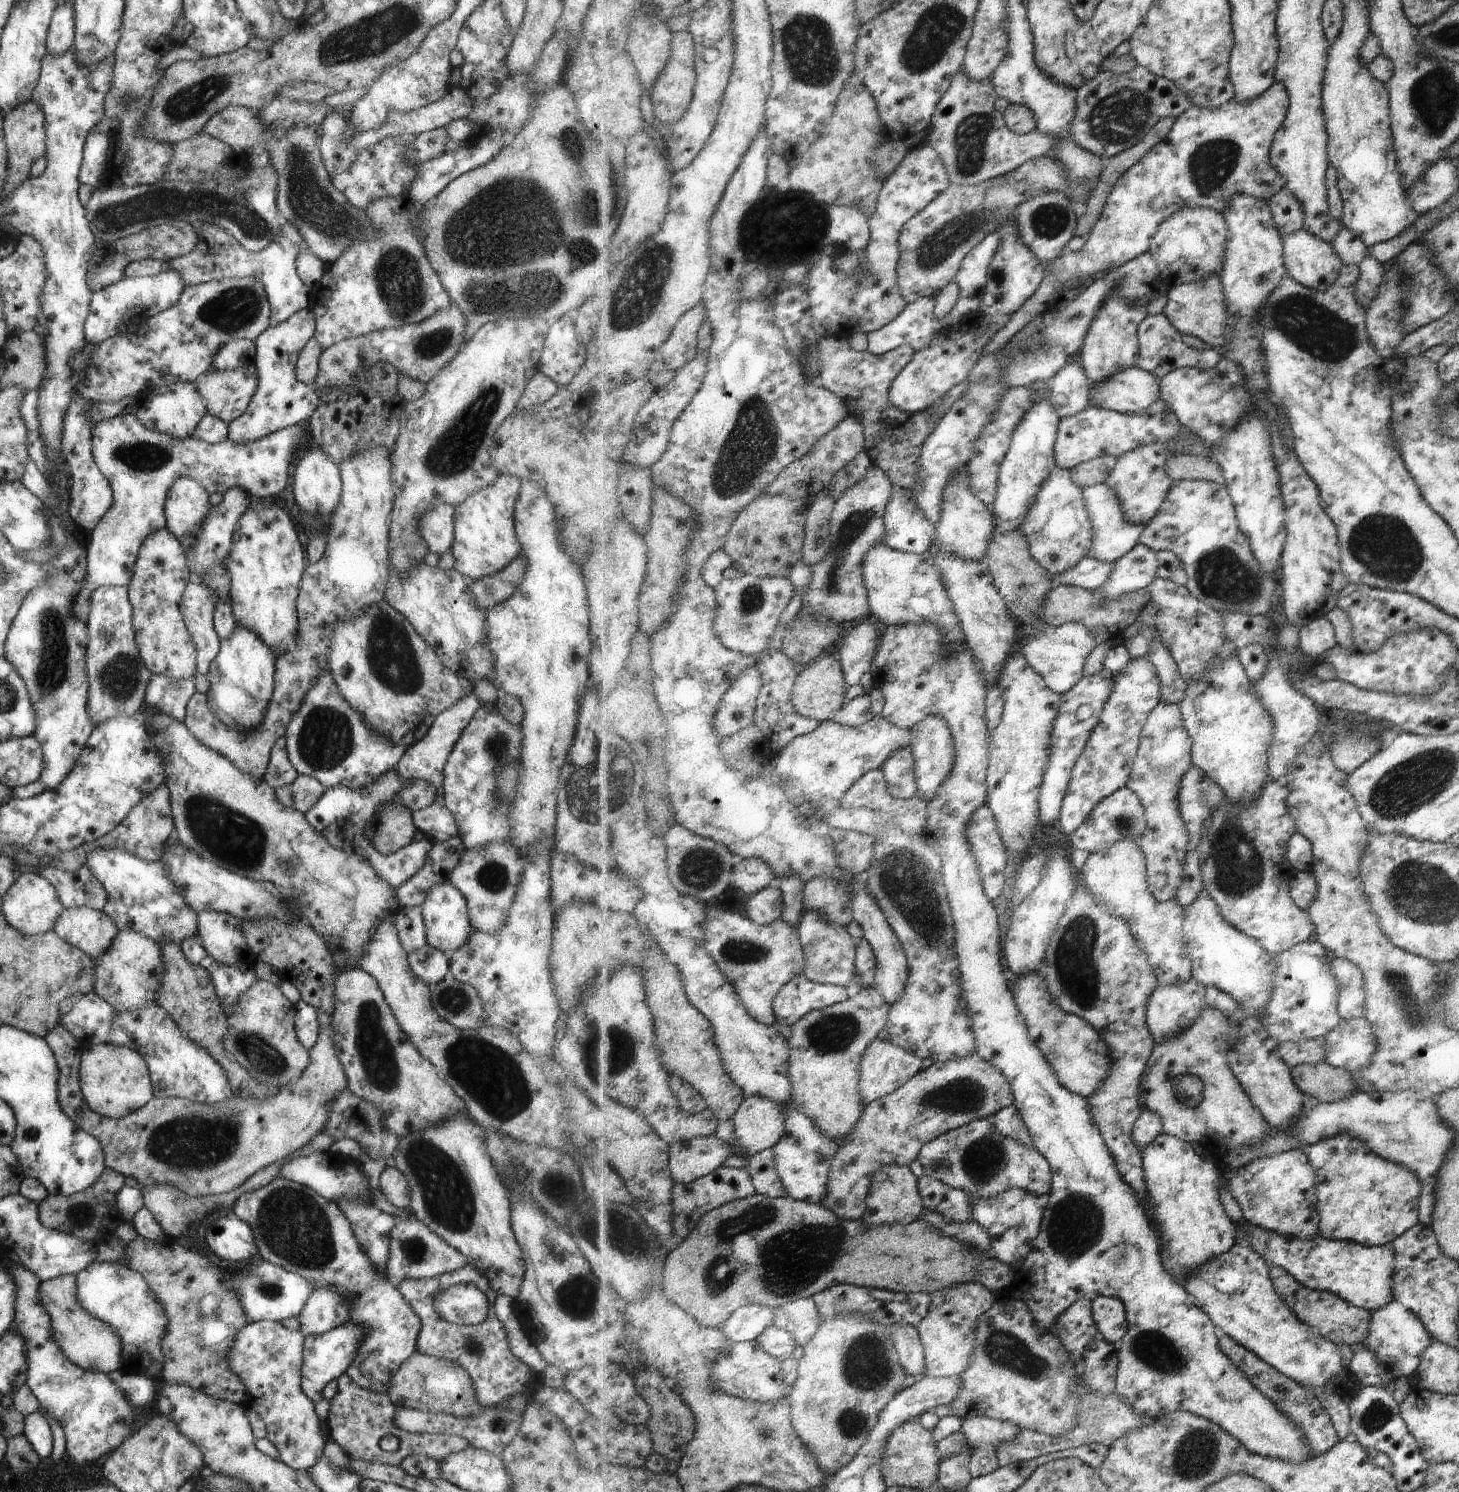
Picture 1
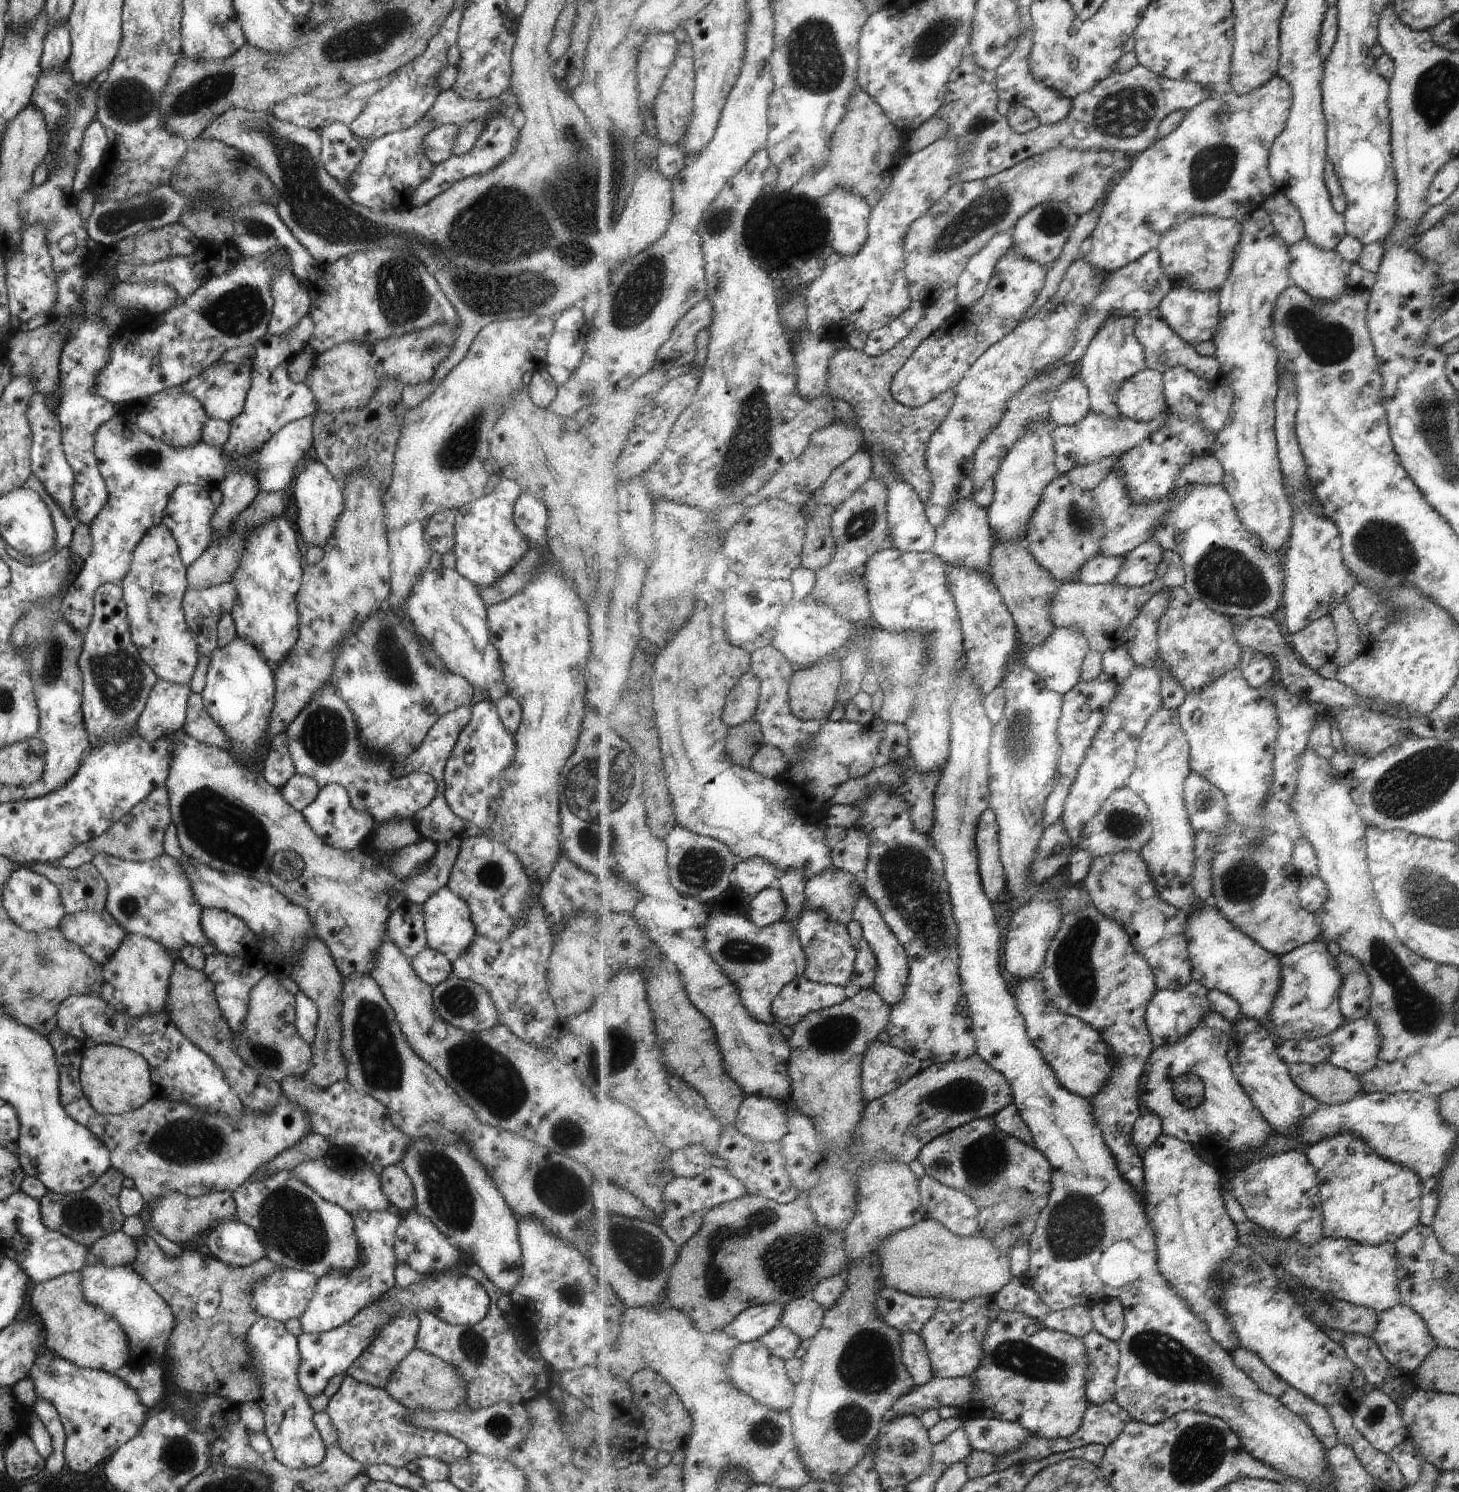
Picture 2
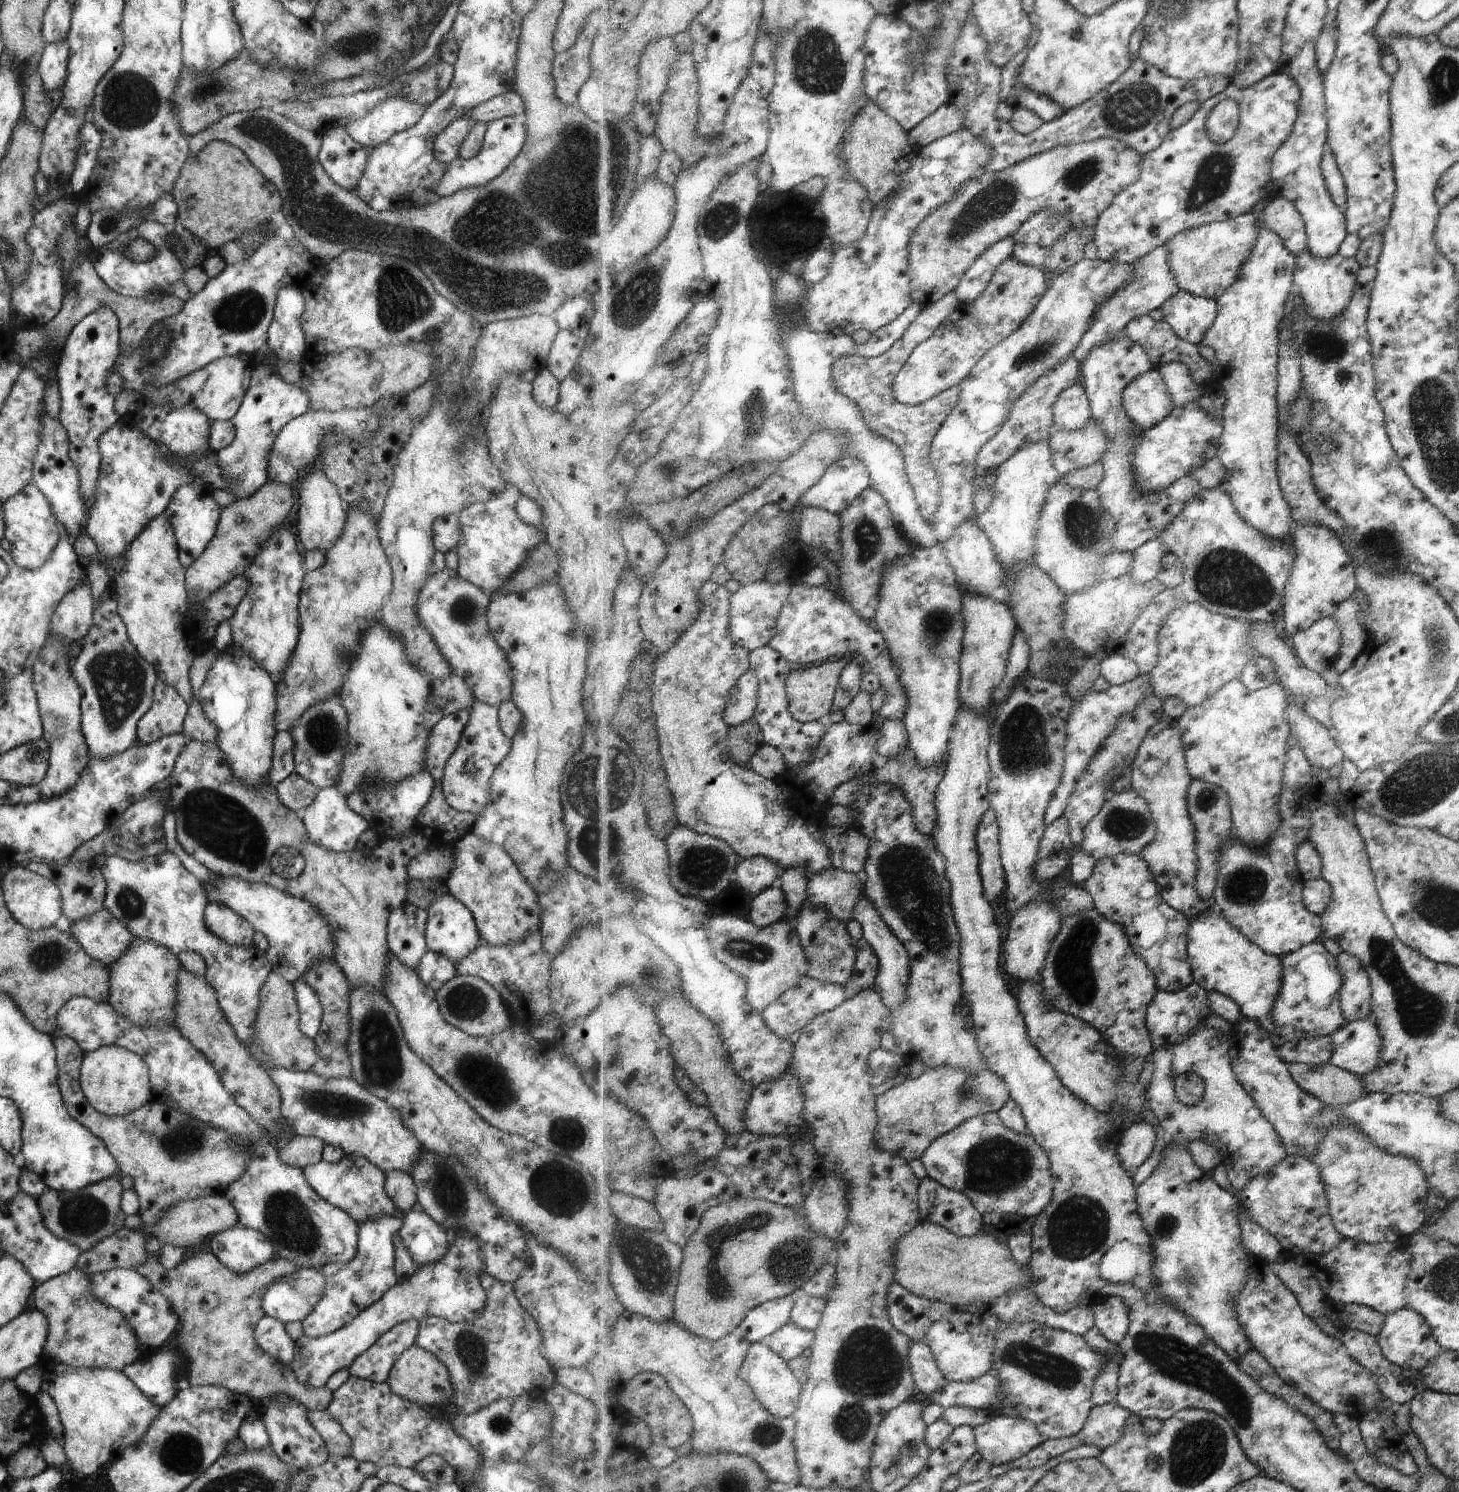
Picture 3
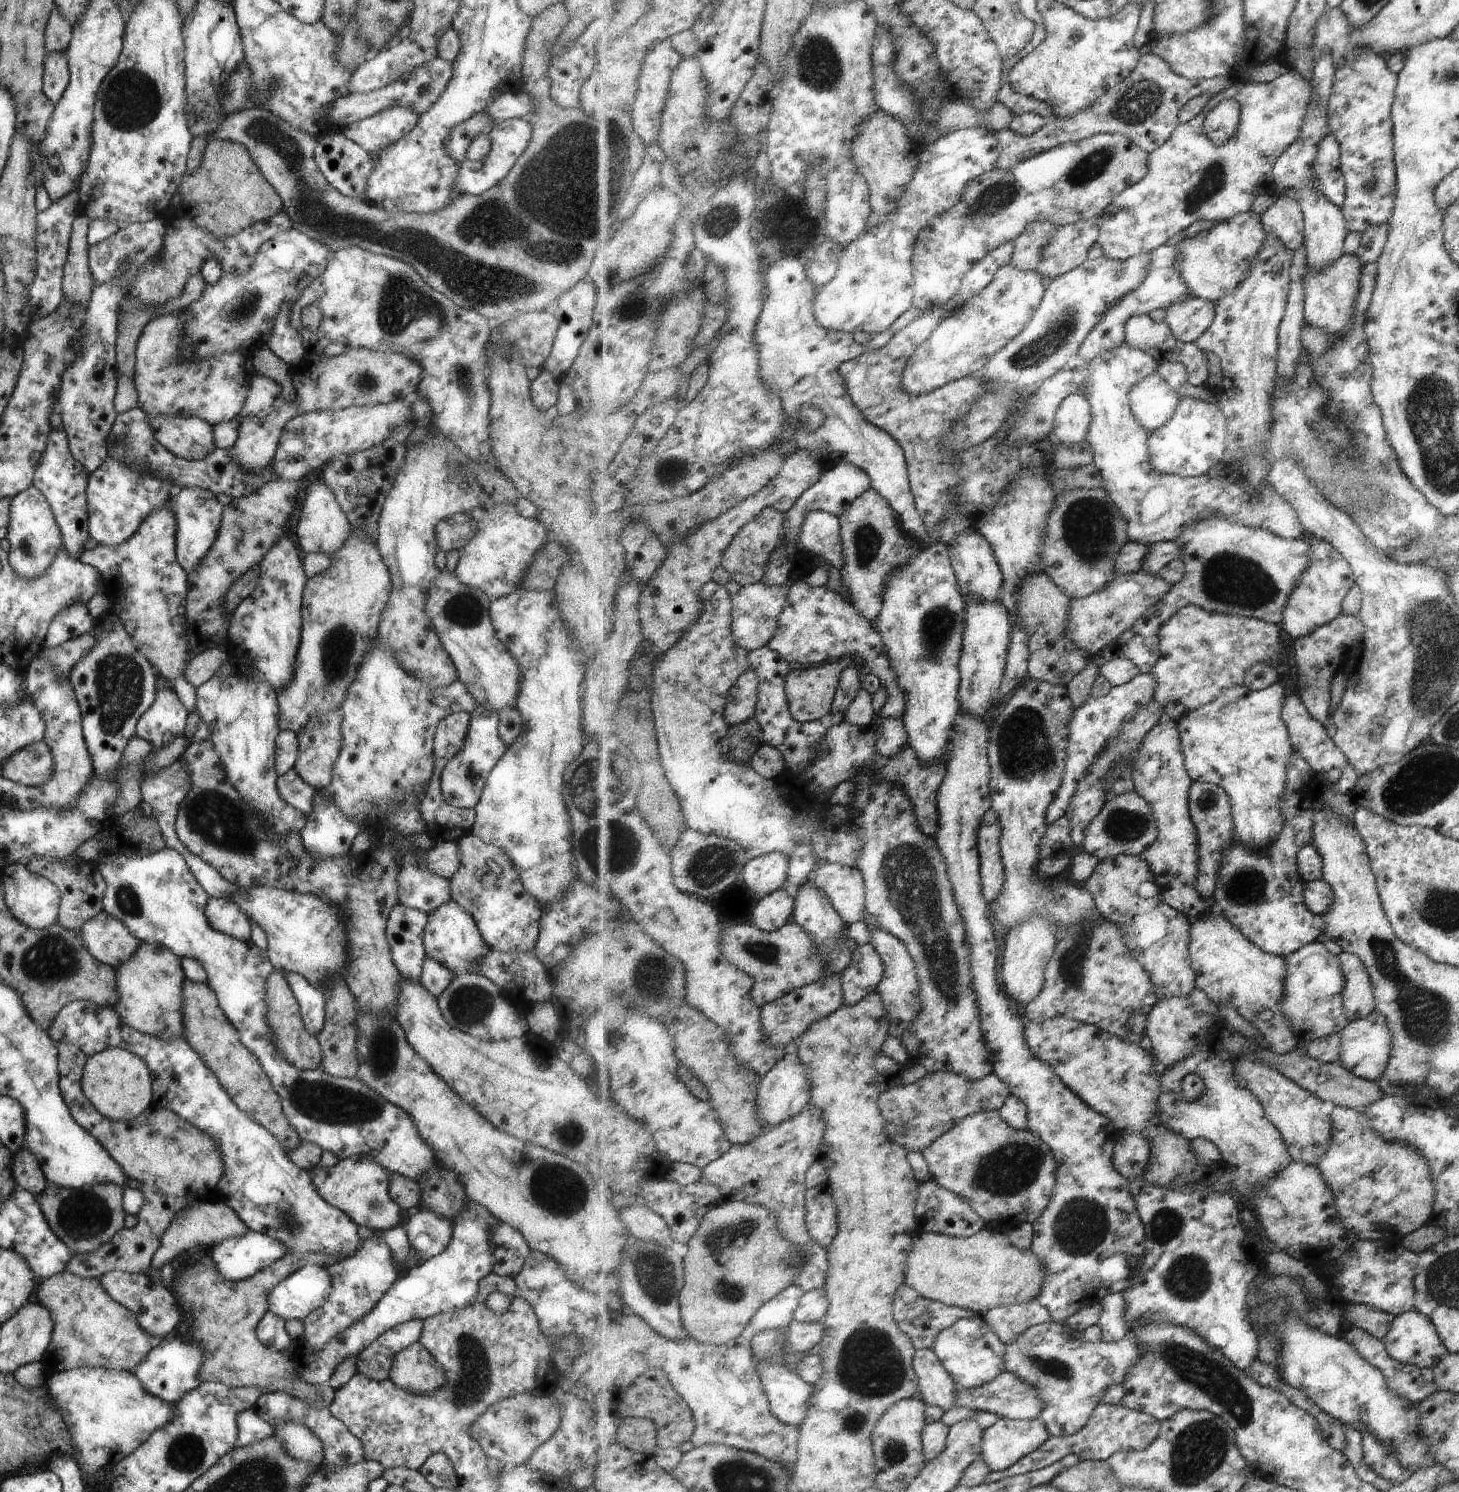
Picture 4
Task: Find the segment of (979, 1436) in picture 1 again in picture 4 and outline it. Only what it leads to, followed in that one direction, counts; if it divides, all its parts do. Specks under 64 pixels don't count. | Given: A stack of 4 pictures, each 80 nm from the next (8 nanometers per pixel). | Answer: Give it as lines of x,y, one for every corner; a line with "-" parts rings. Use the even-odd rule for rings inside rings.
1000,1417
999,1422
984,1429
982,1457
993,1470
1007,1470
1021,1458
1043,1446
1050,1437
1045,1423
1041,1419
1007,1419

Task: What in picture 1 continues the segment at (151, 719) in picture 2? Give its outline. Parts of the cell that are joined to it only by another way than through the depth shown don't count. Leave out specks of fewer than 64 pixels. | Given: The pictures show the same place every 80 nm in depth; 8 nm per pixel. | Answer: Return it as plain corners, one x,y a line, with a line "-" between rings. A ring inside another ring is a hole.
150,675
144,693
144,706
182,722
187,702
196,692
195,675
180,680
162,675

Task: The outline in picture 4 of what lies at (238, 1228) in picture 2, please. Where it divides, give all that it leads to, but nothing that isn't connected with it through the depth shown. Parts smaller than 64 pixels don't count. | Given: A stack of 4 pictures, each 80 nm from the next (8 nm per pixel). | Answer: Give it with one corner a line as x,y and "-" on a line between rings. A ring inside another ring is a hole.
249,1231
242,1237
229,1237
209,1249
209,1256
217,1274
230,1281
249,1278
259,1269
269,1266
274,1260
286,1254
286,1248
278,1240
255,1231

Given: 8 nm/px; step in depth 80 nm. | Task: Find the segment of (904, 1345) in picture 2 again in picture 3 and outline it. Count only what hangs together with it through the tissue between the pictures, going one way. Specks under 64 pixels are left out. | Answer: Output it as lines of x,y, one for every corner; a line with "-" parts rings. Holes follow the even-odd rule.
911,1342
909,1364
918,1387
920,1399
928,1401
933,1394
945,1388
947,1380
941,1374
931,1348
926,1342

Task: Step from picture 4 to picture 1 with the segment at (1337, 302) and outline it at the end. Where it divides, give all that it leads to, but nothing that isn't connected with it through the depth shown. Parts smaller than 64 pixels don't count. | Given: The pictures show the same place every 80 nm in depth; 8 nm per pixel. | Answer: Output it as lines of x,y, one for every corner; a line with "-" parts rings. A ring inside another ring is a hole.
1305,228
1283,236
1283,246
1288,274
1307,288
1325,292
1345,268
1333,246

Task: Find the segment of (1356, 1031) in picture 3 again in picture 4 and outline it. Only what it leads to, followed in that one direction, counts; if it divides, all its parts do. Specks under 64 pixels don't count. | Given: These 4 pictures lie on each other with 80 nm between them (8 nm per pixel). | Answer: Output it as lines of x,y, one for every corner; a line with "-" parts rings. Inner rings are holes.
1375,1010
1367,1018
1351,1021
1351,1024
1342,1030
1340,1037
1342,1040
1340,1064
1368,1081
1376,1082
1385,1074
1391,1055
1392,1037
1388,1020
1382,1012

